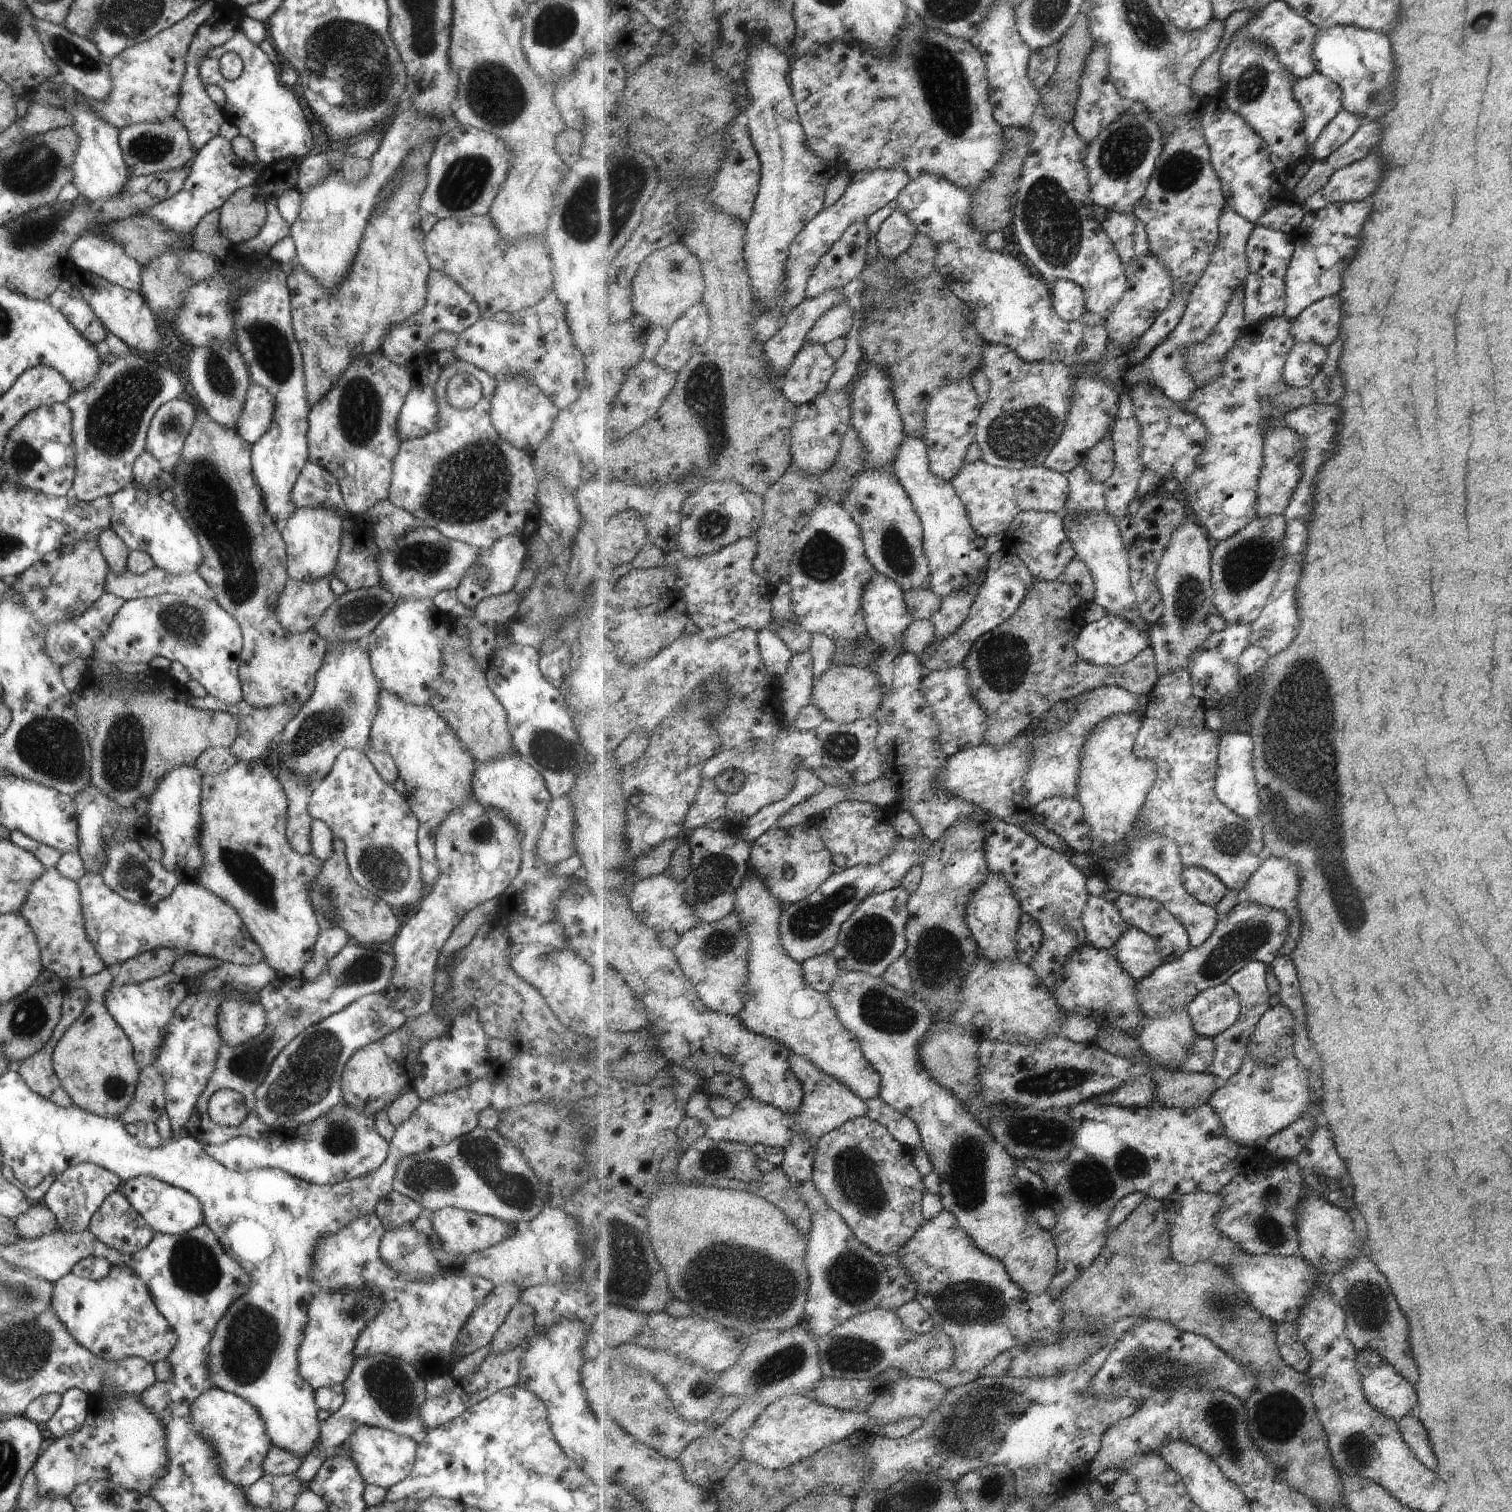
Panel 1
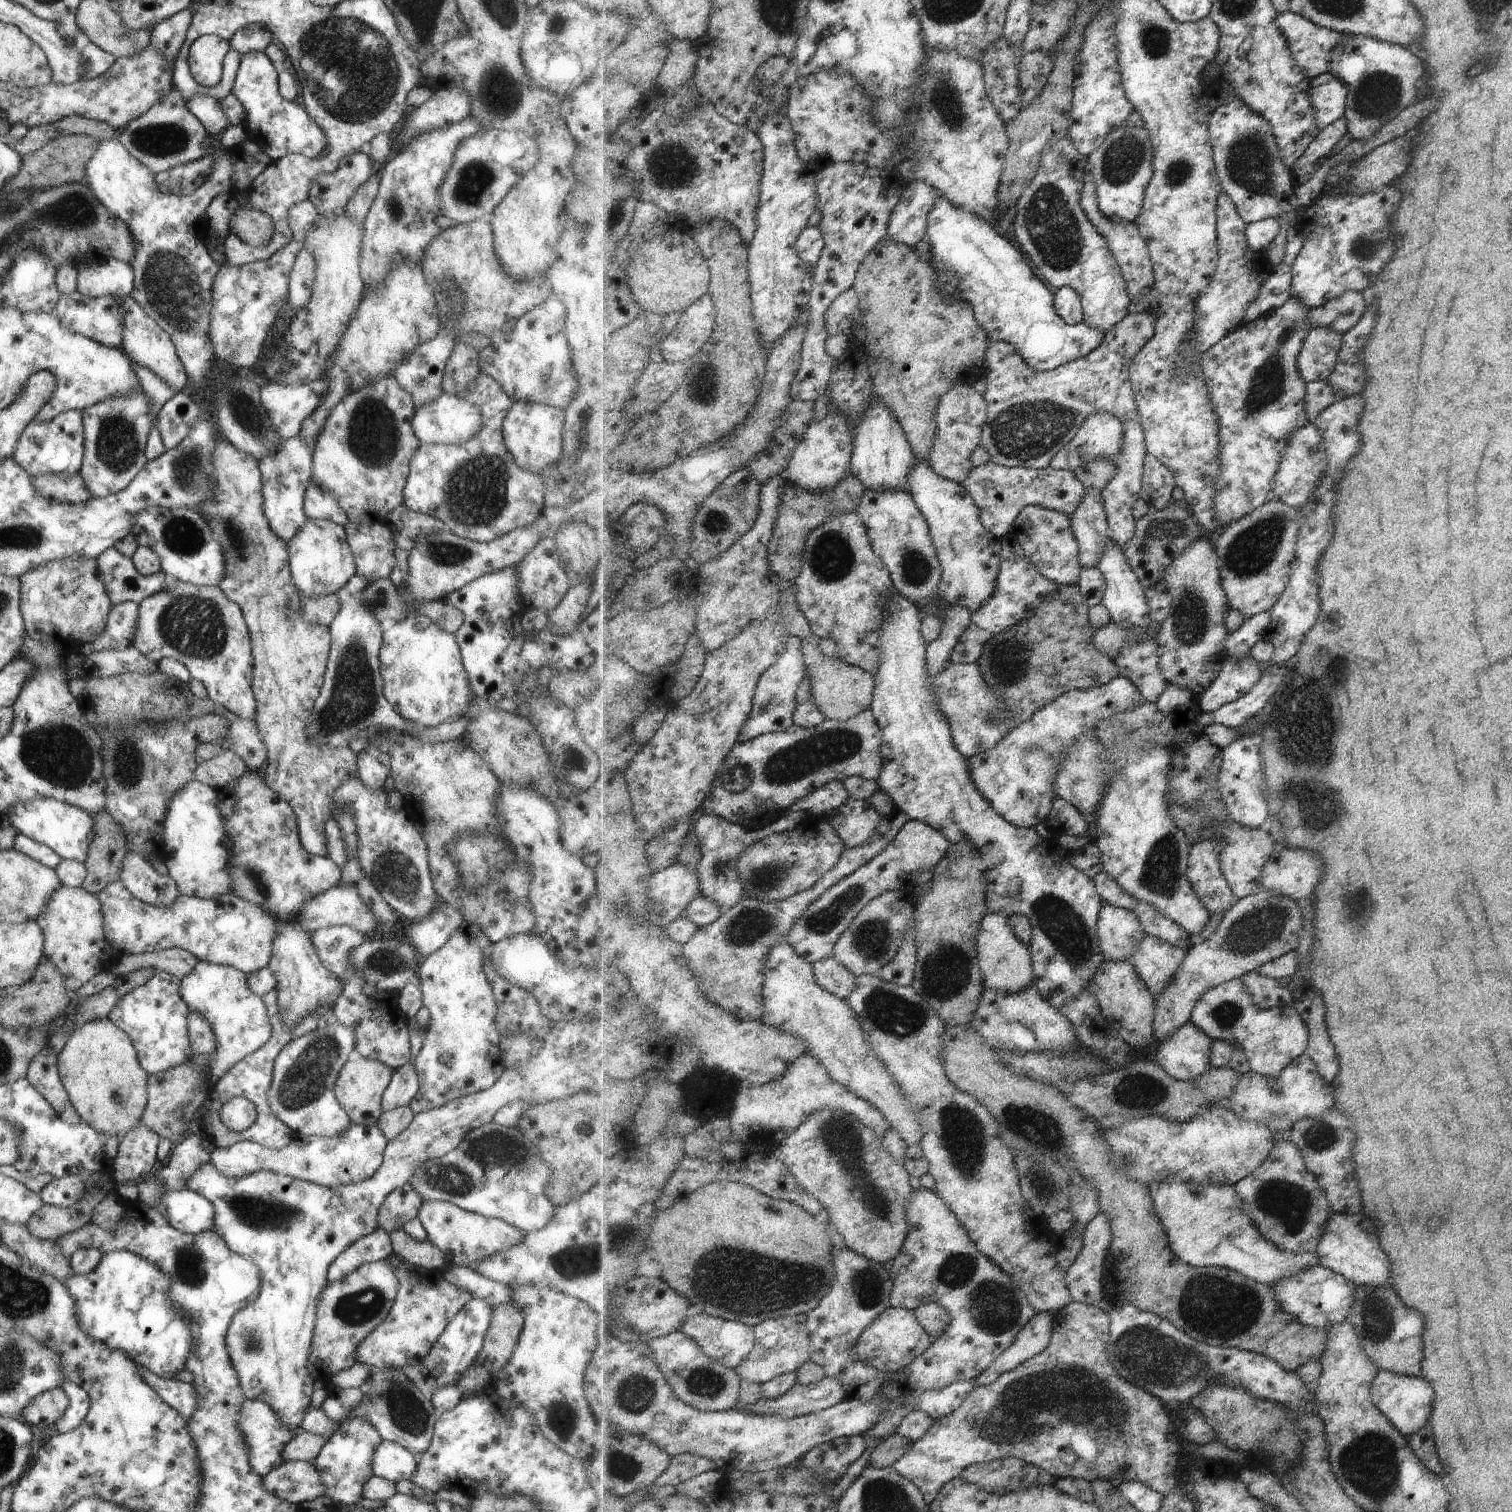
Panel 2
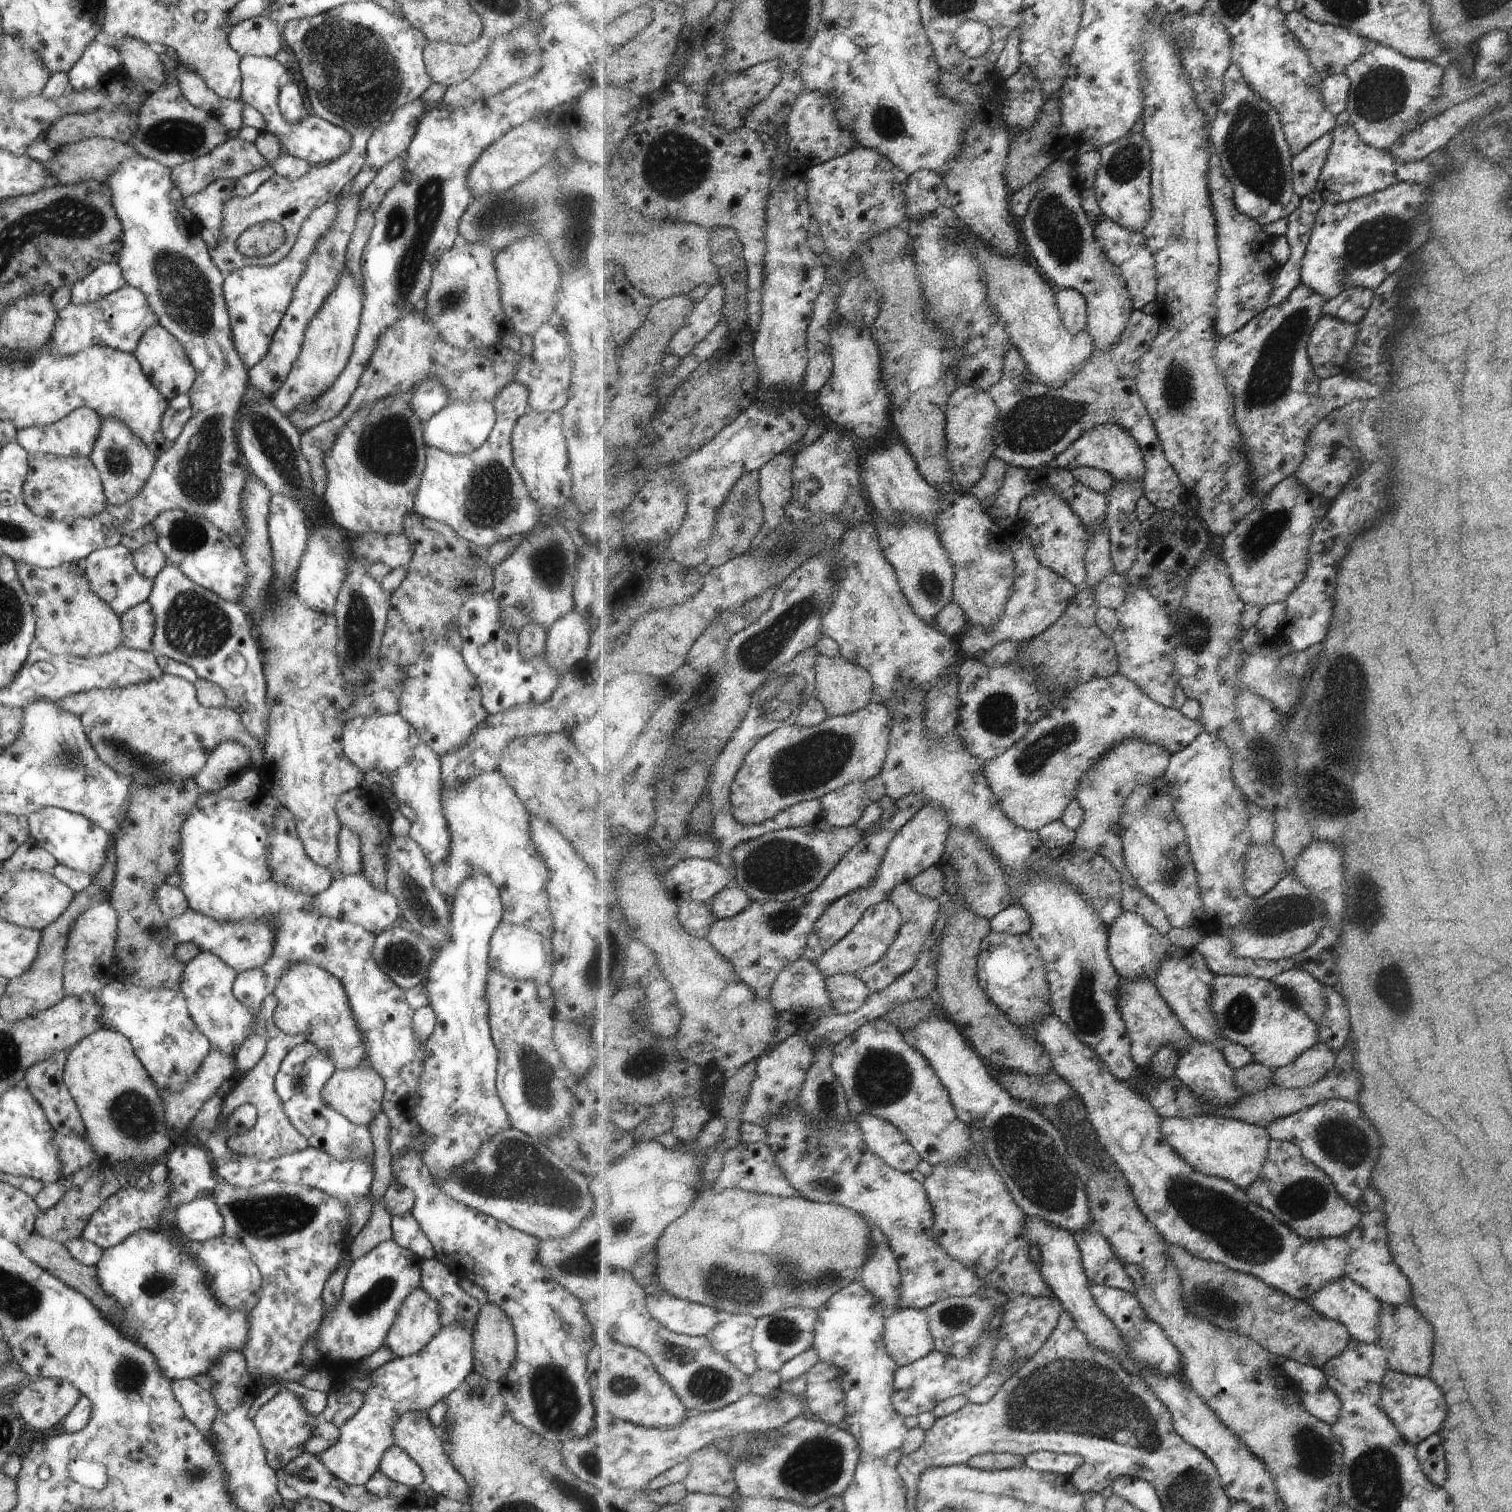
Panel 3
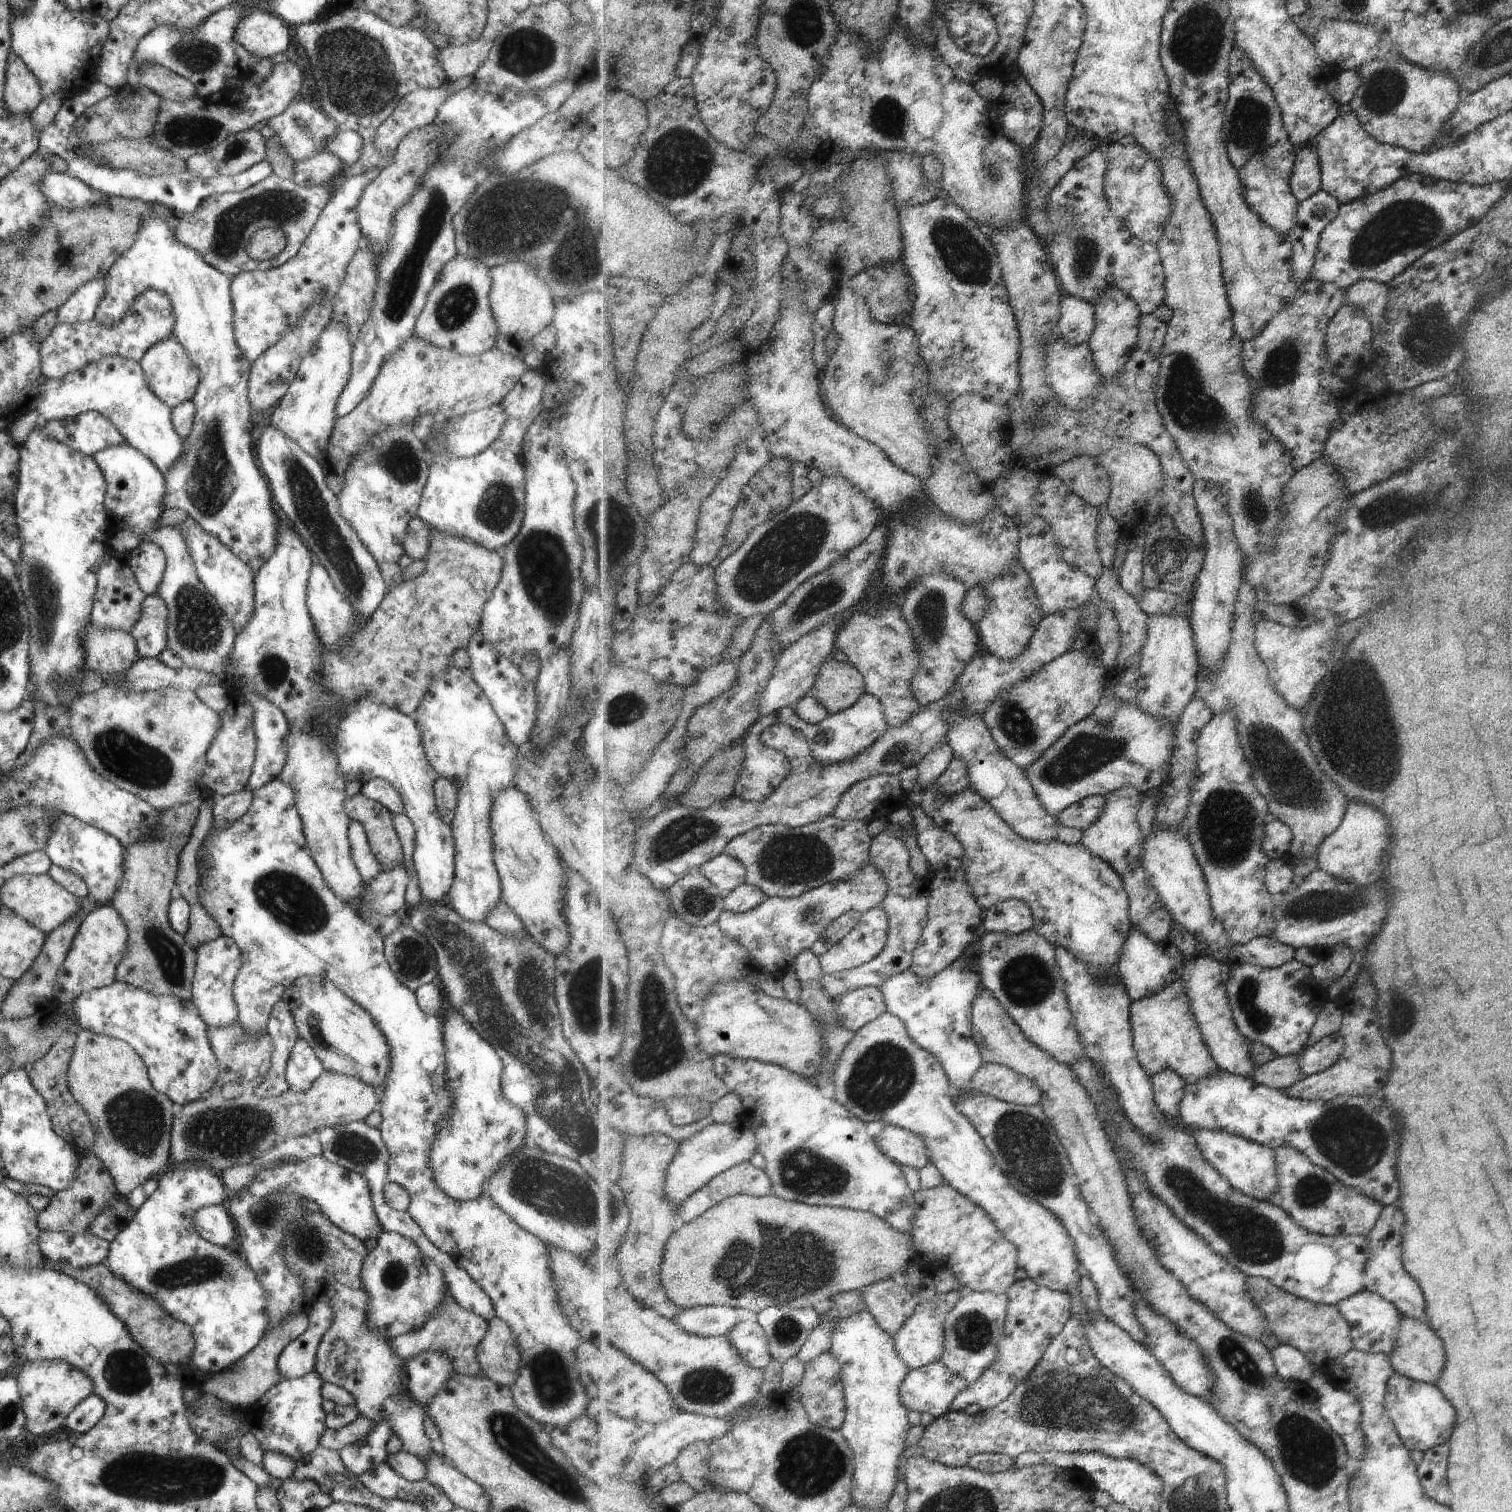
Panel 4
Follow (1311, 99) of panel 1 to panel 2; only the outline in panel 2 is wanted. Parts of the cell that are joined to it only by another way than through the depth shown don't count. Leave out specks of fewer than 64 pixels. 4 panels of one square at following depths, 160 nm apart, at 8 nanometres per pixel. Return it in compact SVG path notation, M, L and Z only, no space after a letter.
M1332 72L1312 79L1309 94L1317 109L1317 122L1323 128L1346 116L1350 87Z

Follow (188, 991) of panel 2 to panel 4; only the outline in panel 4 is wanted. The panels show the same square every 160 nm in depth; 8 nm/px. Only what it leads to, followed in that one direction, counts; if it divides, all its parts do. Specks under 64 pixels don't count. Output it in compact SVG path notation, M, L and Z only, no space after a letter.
M221 935L213 940L193 946L195 951L192 976L191 1002L208 1028L227 1027L237 1020L237 1007L232 995L232 982L241 966L241 951L228 936Z

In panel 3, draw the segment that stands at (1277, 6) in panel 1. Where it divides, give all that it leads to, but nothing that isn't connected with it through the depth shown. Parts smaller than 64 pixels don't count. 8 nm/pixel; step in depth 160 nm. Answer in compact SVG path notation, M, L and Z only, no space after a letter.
M1297 10L1289 13L1287 17L1288 27L1292 29L1301 44L1305 45L1313 66L1318 70L1318 74L1323 80L1339 73L1345 73L1350 64L1365 56L1365 53L1375 44L1375 41L1361 36L1357 31L1352 31L1344 26L1311 20Z

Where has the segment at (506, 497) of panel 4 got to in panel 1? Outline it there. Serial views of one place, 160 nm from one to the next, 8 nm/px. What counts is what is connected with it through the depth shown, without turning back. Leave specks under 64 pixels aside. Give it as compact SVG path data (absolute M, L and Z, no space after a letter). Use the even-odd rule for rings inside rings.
M457 360L450 365L441 361L440 364L440 373L433 377L436 380L434 398L438 406L436 428L425 433L425 436L401 440L397 454L392 460L391 480L386 499L393 506L410 512L411 516L421 522L421 526L434 528L445 538L480 549L489 548L496 540L507 535L518 536L526 541L536 532L541 520L541 510L536 502L538 480L531 467L532 455L501 440L490 423L491 397L497 382L485 371L469 363ZM459 373L479 379L482 395L471 408L456 412L450 411L447 407L446 384Z

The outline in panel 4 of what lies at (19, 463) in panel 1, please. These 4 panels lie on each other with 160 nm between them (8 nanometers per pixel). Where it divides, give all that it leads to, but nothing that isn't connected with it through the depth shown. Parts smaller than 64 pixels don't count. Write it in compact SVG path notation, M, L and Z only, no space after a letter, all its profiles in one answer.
M95 411L68 419L51 419L43 424L42 431L85 456L93 456L105 447L124 444L124 438L109 419Z

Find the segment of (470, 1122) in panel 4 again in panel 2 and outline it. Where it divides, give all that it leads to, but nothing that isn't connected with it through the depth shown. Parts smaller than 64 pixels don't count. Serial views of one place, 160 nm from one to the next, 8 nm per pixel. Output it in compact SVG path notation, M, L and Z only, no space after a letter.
M463 919L436 951L420 960L416 983L422 992L422 1006L429 1011L430 1021L422 1047L414 1058L413 1066L418 1078L418 1089L408 1102L413 1114L440 1107L454 1098L489 1088L495 1084L503 1070L494 1021L496 1011L494 996L482 969L482 958L490 944L490 940L477 923Z

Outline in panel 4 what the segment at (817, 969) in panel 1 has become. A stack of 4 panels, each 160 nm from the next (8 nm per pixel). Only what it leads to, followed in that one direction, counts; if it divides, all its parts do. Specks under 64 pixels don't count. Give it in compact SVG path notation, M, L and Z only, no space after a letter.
M878 987L856 988L836 998L838 1022L851 1031L858 1031L888 1012L884 994Z

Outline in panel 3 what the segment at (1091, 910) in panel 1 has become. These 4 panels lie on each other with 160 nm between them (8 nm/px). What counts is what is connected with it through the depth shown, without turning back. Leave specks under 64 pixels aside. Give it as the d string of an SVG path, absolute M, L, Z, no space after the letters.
M1125 911L1109 926L1109 954L1117 972L1127 981L1153 979L1172 945L1167 935L1161 934L1145 917Z

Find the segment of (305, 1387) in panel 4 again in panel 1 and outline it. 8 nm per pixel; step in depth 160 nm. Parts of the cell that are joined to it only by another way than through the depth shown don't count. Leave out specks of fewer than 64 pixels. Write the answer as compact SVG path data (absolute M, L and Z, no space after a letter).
M213 1387L190 1404L190 1419L194 1424L193 1432L213 1447L222 1479L246 1488L264 1473L262 1460L271 1444L261 1417L251 1404L236 1394Z

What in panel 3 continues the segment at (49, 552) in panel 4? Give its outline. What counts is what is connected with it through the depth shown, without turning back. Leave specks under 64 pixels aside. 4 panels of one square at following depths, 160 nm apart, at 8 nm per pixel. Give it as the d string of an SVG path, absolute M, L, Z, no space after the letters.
M37 453L27 454L27 468L21 496L33 515L52 521L70 521L97 514L107 502L102 482L88 456L64 457Z

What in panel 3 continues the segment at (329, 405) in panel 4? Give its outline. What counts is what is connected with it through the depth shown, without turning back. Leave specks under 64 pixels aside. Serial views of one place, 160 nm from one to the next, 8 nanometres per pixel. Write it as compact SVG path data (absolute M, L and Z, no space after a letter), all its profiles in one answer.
M344 266L334 289L326 296L316 315L305 327L300 351L297 353L286 379L275 394L269 398L271 404L286 417L296 407L309 405L333 384L335 378L347 364L362 309L361 286Z

